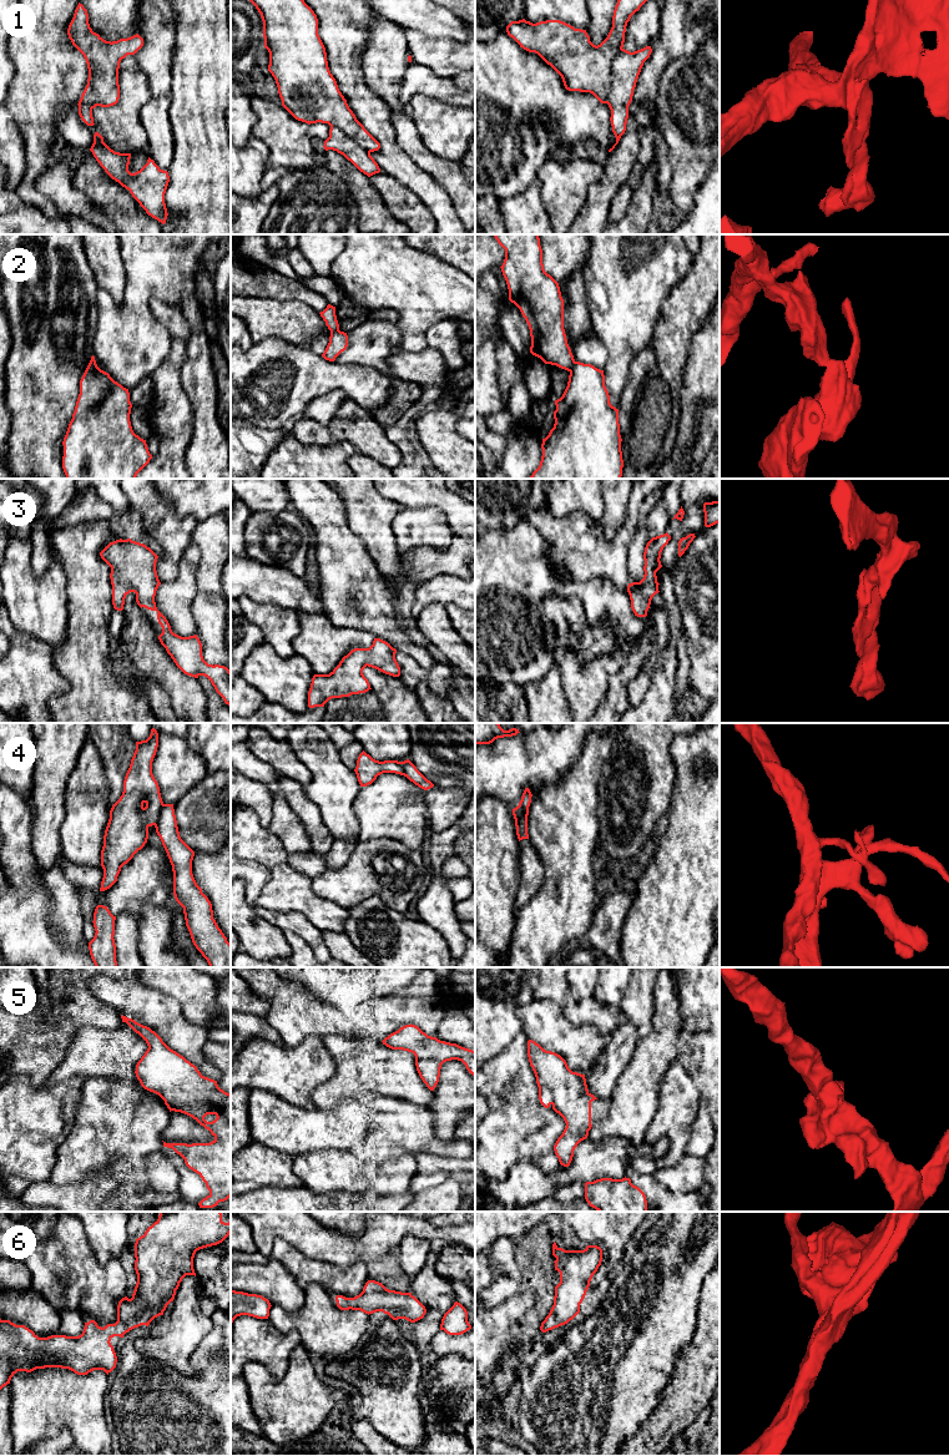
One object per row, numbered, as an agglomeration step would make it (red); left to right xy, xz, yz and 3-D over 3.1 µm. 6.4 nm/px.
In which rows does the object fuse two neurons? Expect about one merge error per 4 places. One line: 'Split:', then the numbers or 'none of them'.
Split: 1, 2, 4

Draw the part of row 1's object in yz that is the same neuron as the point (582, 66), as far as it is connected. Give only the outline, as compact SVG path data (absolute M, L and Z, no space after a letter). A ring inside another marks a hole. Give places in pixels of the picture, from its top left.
M617 0L612 27L607 37L594 45L586 30L560 20L532 24L525 19L511 21L506 32L520 47L537 54L562 79L569 91L592 93L607 103L612 85L612 64L624 47L625 32L631 16L647 0Z

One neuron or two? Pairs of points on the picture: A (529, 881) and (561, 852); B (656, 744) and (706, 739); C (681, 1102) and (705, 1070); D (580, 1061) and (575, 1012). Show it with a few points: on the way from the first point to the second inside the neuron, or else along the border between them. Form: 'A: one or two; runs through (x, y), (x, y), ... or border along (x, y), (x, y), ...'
A: two; border along (529, 842), (544, 873), (534, 895)
B: two; border along (680, 736), (670, 747), (670, 757), (676, 772)
C: two; border along (677, 1060), (701, 1097)
D: two; border along (556, 1004), (571, 1022), (592, 1024), (604, 1035)

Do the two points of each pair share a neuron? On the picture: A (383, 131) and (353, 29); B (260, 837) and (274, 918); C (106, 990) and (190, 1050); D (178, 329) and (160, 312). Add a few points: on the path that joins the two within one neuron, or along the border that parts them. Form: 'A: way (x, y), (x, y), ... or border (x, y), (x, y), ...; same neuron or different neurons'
A: way (367, 106), (351, 82), (351, 54); same neuron
B: border (255, 906), (262, 906), (273, 913), (302, 914); different neurons
C: way (127, 999), (147, 1006), (170, 1029); same neuron
D: way (173, 324), (165, 316); same neuron

